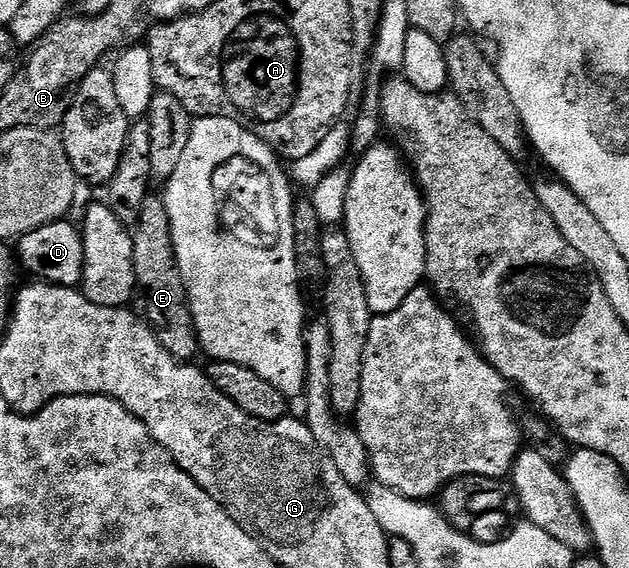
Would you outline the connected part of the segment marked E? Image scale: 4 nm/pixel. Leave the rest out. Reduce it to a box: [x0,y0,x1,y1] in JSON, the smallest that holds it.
[131,195,201,363]

